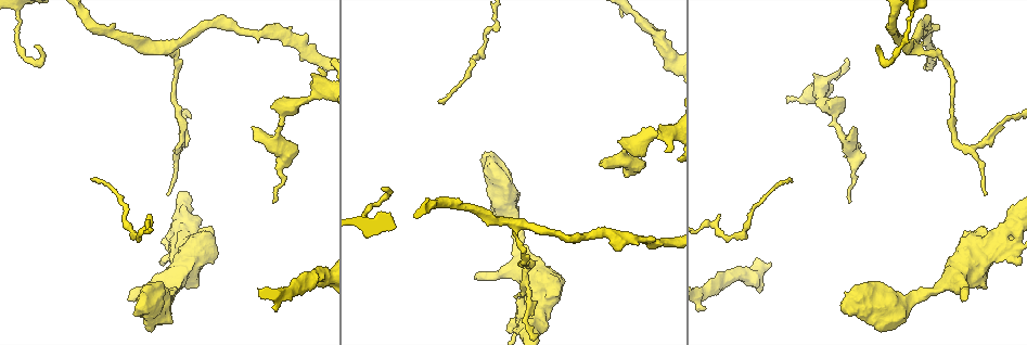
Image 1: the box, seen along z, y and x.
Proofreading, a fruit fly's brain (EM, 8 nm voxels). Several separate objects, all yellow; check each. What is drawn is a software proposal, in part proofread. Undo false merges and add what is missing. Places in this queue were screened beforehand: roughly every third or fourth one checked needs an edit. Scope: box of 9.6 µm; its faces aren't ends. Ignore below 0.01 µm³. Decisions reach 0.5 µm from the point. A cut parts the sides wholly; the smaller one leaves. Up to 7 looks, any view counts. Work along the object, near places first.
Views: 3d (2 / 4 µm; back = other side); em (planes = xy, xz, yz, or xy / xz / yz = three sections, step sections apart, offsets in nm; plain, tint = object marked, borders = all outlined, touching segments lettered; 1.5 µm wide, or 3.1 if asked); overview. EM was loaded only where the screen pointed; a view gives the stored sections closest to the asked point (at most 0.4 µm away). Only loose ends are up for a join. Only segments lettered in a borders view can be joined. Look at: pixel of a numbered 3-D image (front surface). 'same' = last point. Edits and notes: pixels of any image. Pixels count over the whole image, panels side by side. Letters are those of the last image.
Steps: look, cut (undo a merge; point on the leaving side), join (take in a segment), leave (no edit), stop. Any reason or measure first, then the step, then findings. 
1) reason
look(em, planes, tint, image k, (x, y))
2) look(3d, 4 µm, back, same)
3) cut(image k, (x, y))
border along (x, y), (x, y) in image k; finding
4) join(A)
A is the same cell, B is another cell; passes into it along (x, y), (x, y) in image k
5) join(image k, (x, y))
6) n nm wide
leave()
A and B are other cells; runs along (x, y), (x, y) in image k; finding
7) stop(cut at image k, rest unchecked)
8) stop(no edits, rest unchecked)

branch point
look(3d, 4 µm, image 1, (177, 150))

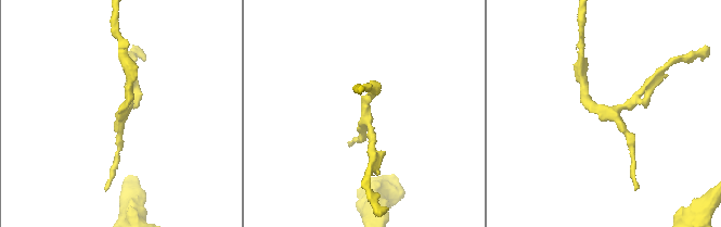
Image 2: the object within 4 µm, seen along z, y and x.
look(em, xy, step 8, borders, image 2, (611, 113))

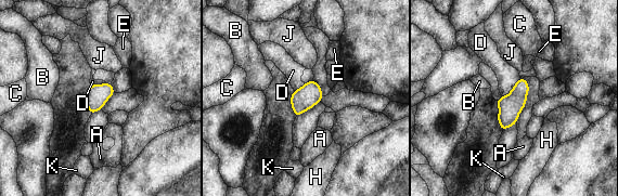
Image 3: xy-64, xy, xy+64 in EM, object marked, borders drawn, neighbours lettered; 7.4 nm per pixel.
leave()
A, B, C, D, E, H, J and K are other cells; border along (520, 78), (502, 96) in image 3; one neuron here

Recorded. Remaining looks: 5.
closes a loop
look(3d, 4 µm, back, image 1, (174, 247))

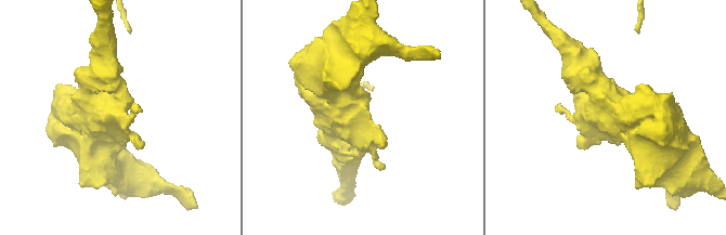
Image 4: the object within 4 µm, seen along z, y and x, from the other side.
look(em, planes, borders, image 4, (118, 120))

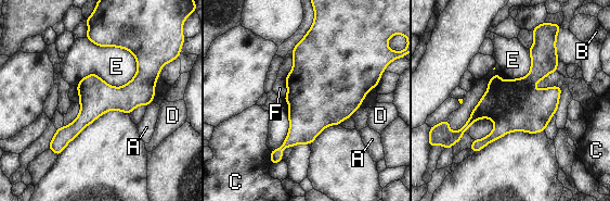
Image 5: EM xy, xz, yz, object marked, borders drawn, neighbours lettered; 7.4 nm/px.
E touches over 500 nm
leave()
A, B, C, D, E and F are other cells; continuous, no second neuron

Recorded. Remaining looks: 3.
abrupt turn
look(3d, 4 µm, image 1, (496, 23))

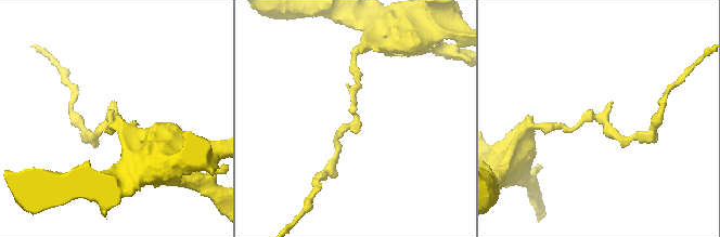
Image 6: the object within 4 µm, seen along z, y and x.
look(em, planes, plain, image 6, (353, 122))

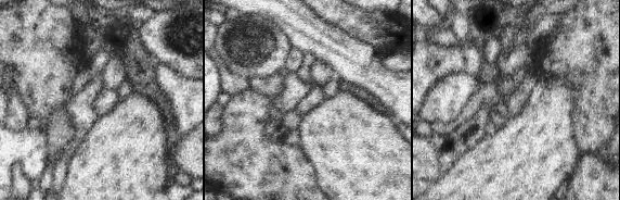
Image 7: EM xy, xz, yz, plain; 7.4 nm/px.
look(em, planes, borders, same)

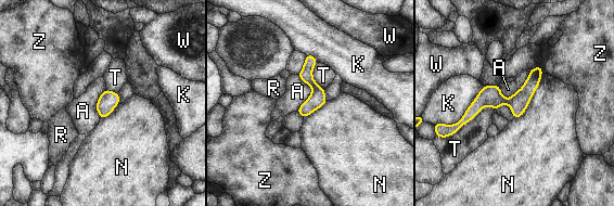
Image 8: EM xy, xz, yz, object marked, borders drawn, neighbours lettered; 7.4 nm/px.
leave()
A, K, N, R, T, W and Z are other cells; runs along (539, 69), (515, 100), (484, 100), (461, 123) in image 8; continuous, no second neuron

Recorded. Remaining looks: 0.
stop(no edits, rest unchecked)

